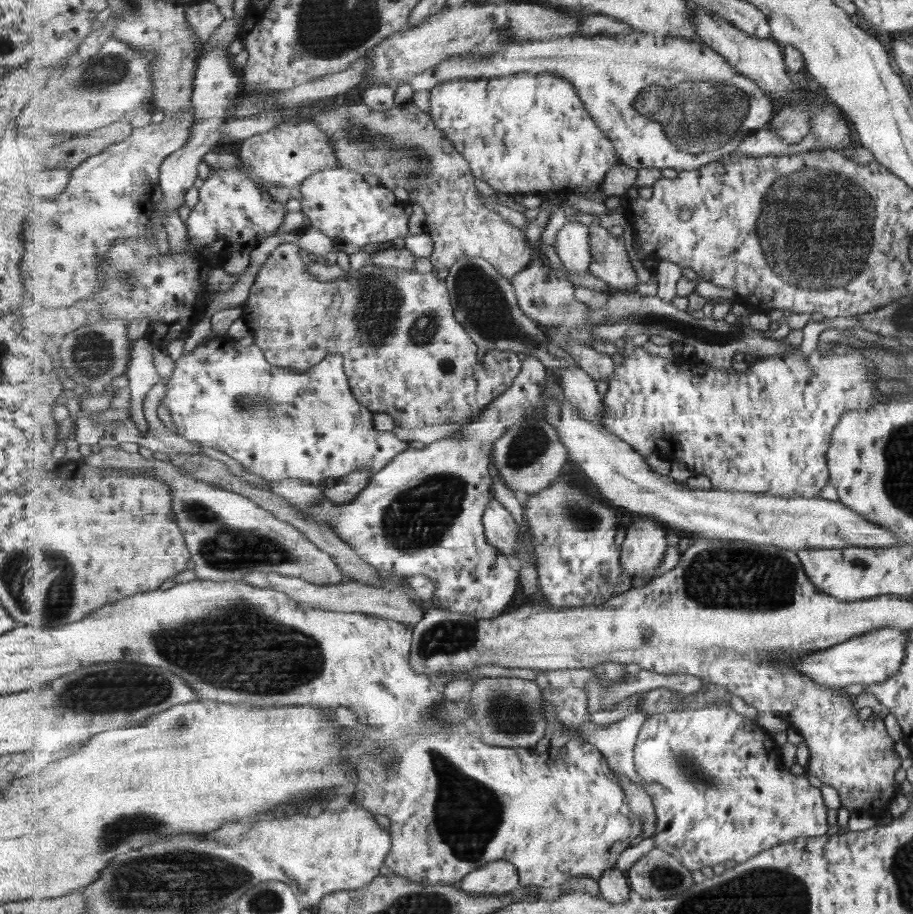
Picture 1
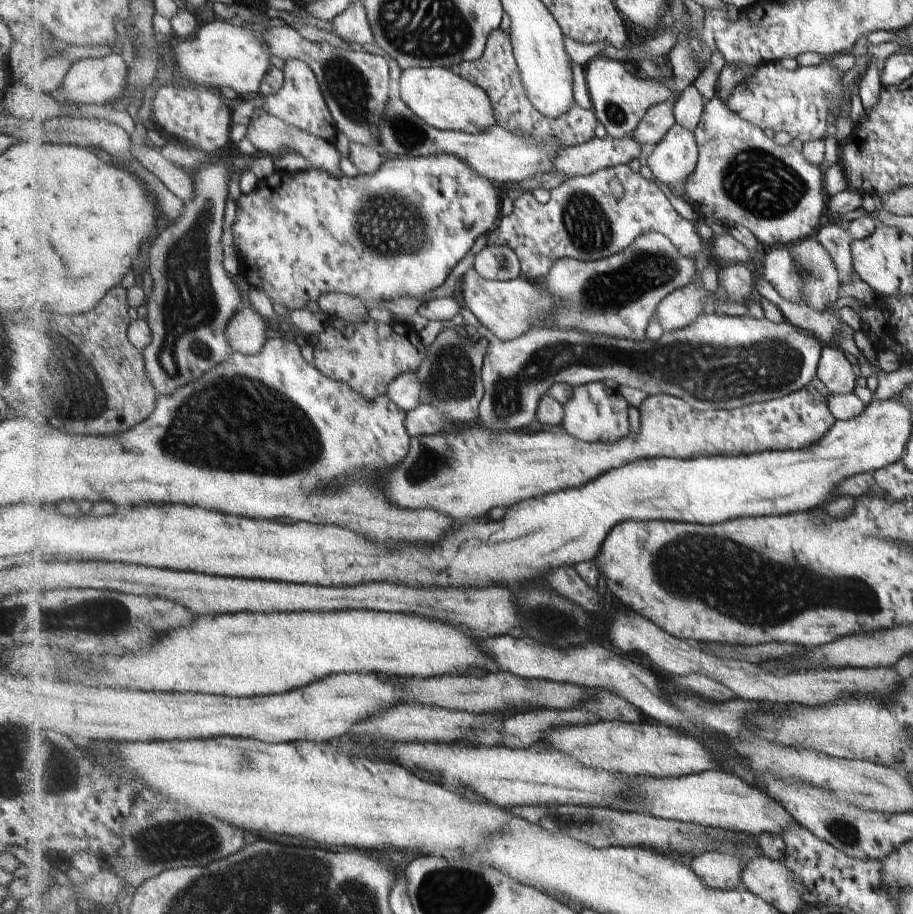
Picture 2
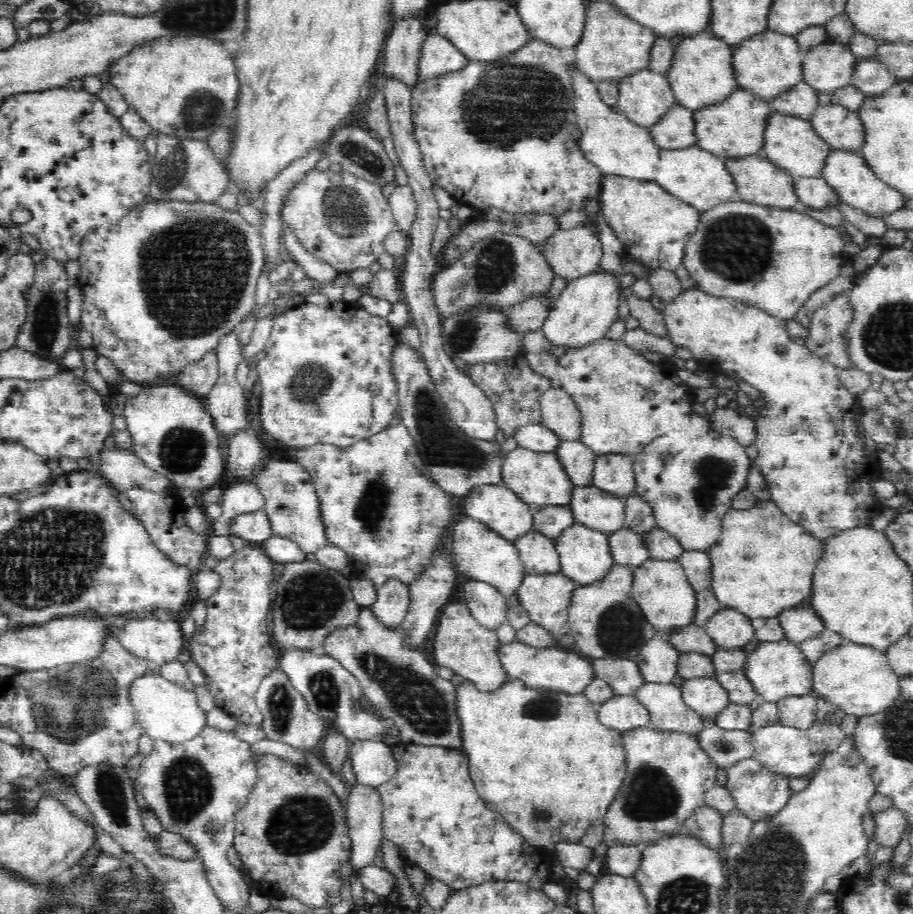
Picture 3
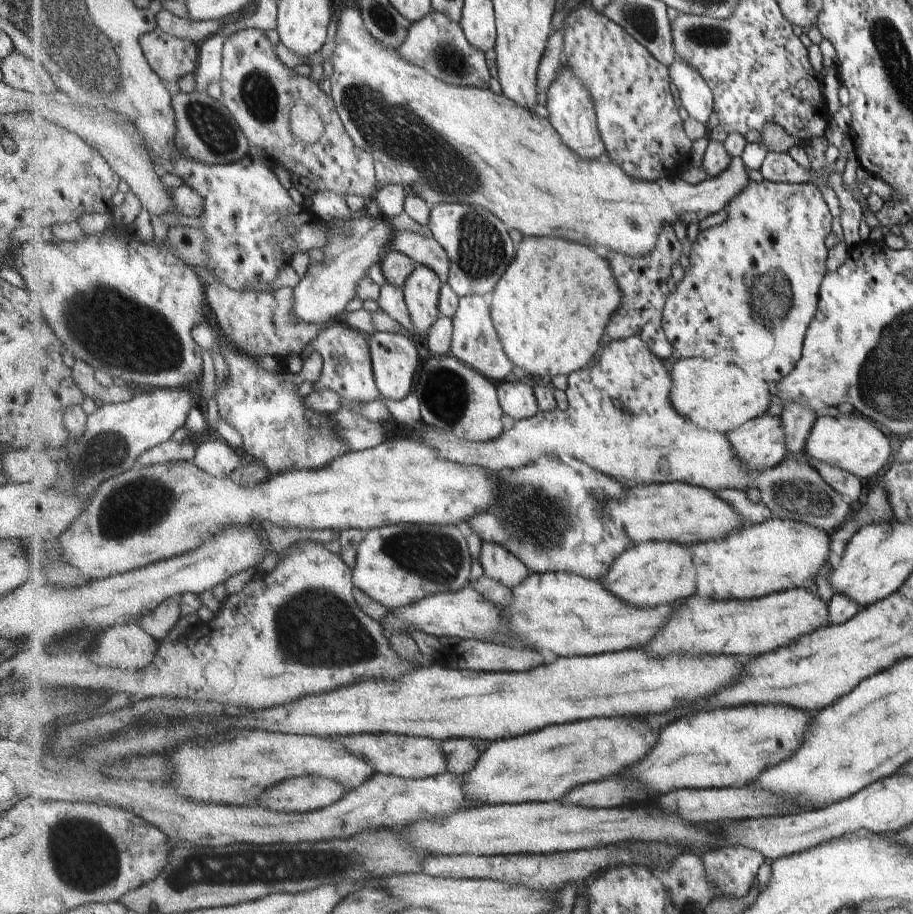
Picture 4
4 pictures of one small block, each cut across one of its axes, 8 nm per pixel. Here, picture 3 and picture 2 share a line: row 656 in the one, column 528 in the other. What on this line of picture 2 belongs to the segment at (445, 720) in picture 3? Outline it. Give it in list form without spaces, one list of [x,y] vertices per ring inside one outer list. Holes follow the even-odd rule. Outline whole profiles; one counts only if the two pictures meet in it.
[[[718,313],[709,316],[703,314],[695,324],[687,326],[682,330],[673,330],[673,332],[664,332],[658,340],[652,341],[648,338],[645,340],[634,340],[627,338],[612,338],[606,335],[596,337],[593,333],[587,333],[582,330],[574,329],[559,329],[558,327],[550,328],[546,325],[544,327],[531,328],[526,334],[521,334],[519,338],[513,338],[513,340],[503,340],[503,338],[497,338],[495,334],[488,330],[485,333],[485,338],[488,342],[487,354],[485,354],[483,369],[481,372],[481,377],[483,384],[486,389],[486,394],[480,405],[480,416],[479,422],[482,423],[487,428],[492,427],[493,430],[521,430],[521,428],[527,428],[529,424],[533,424],[536,420],[539,405],[538,402],[547,392],[551,389],[554,383],[568,383],[573,387],[583,384],[590,384],[597,381],[613,380],[616,381],[620,386],[626,385],[633,388],[639,388],[645,390],[649,395],[671,395],[682,400],[685,400],[692,408],[700,409],[703,411],[707,410],[718,410],[718,409],[735,409],[741,406],[746,406],[749,404],[754,404],[756,402],[771,401],[774,399],[779,399],[802,390],[805,386],[809,385],[809,382],[818,376],[818,365],[822,356],[823,348],[825,344],[821,343],[815,336],[812,336],[807,332],[807,330],[802,330],[797,326],[793,326],[791,322],[784,321],[781,324],[777,322],[771,322],[766,317],[761,319],[753,318],[753,316],[734,316],[734,315],[721,315]]]

